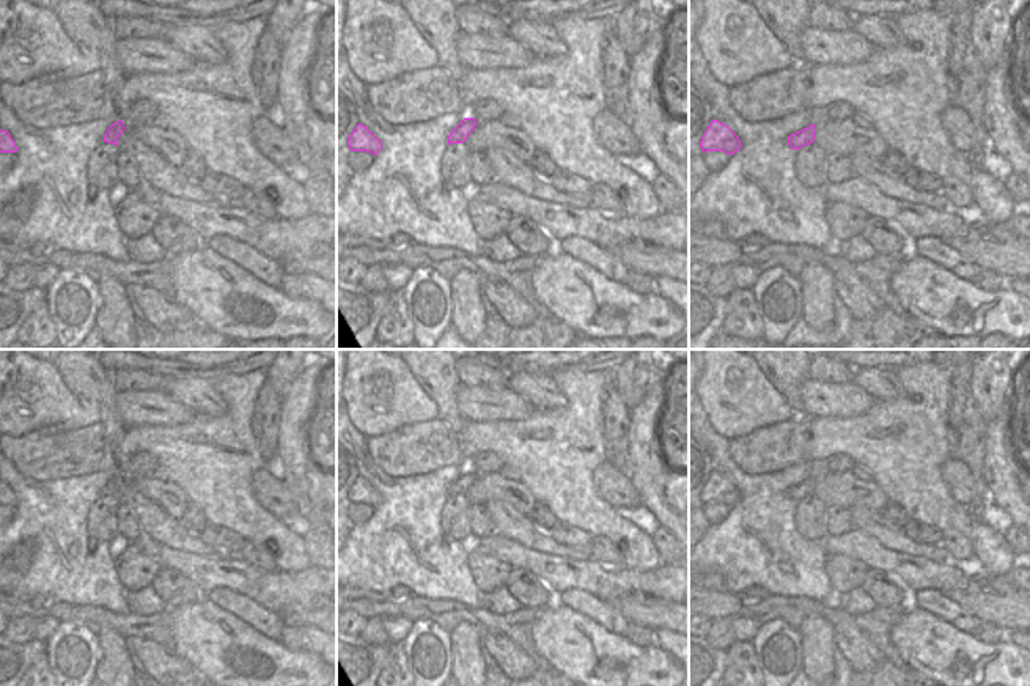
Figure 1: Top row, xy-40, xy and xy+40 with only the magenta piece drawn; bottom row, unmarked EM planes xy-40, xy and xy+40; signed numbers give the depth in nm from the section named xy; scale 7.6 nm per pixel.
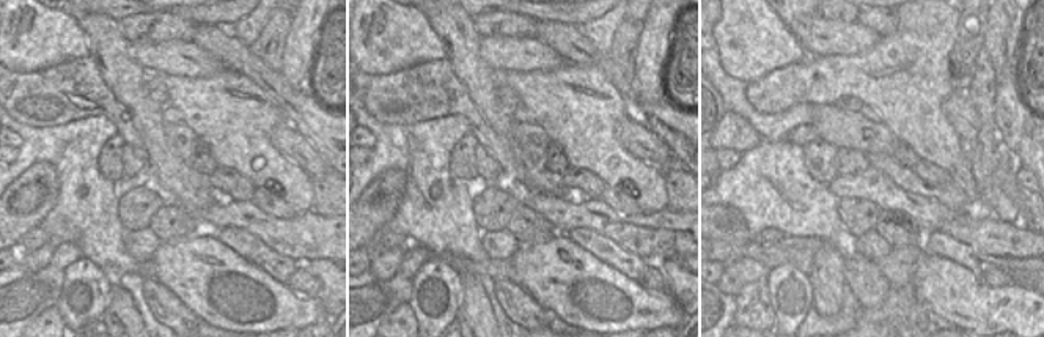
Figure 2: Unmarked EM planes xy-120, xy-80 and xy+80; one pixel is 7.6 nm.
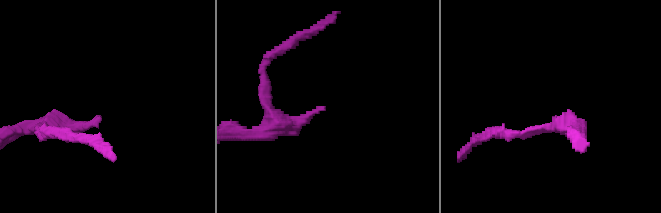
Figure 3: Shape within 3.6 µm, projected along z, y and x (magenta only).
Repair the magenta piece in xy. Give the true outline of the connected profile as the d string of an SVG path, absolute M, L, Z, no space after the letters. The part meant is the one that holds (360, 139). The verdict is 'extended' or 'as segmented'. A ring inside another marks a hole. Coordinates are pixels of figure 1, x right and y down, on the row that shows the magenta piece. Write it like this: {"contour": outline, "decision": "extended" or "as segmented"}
{"contour": "M357 124L348 138L348 146L351 151L365 151L376 156L382 149L382 143L368 131L366 126Z", "decision": "as segmented"}

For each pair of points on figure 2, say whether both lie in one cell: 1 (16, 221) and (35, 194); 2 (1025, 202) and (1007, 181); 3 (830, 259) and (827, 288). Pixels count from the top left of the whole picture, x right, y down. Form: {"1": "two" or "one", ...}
{"1": "one", "2": "one", "3": "one"}

